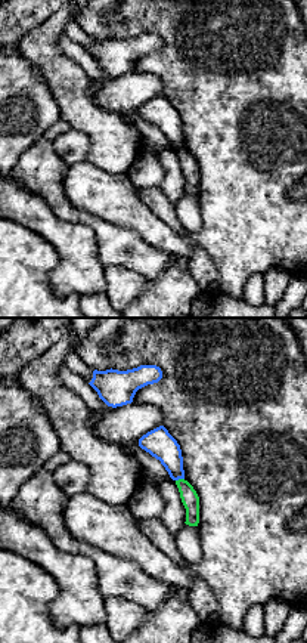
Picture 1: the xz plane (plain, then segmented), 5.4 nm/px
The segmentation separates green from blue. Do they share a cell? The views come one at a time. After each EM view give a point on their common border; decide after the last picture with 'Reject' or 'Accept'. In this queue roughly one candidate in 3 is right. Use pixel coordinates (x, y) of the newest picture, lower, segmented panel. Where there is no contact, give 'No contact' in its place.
Touches green at (179, 479)

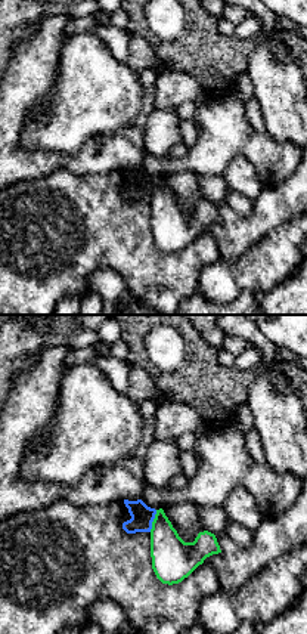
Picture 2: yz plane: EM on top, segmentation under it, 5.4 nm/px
Touches green at (154, 520)

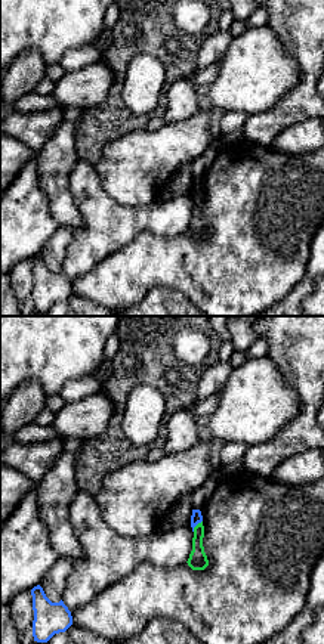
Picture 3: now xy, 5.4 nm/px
Touches green at (196, 526)

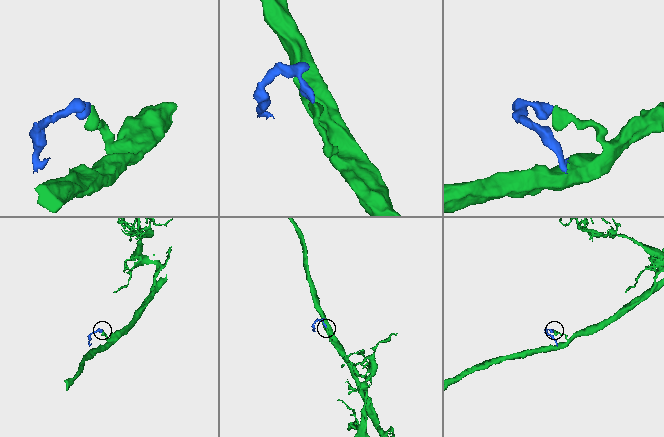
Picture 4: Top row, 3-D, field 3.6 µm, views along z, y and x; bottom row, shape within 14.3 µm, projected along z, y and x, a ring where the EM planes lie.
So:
Reject

